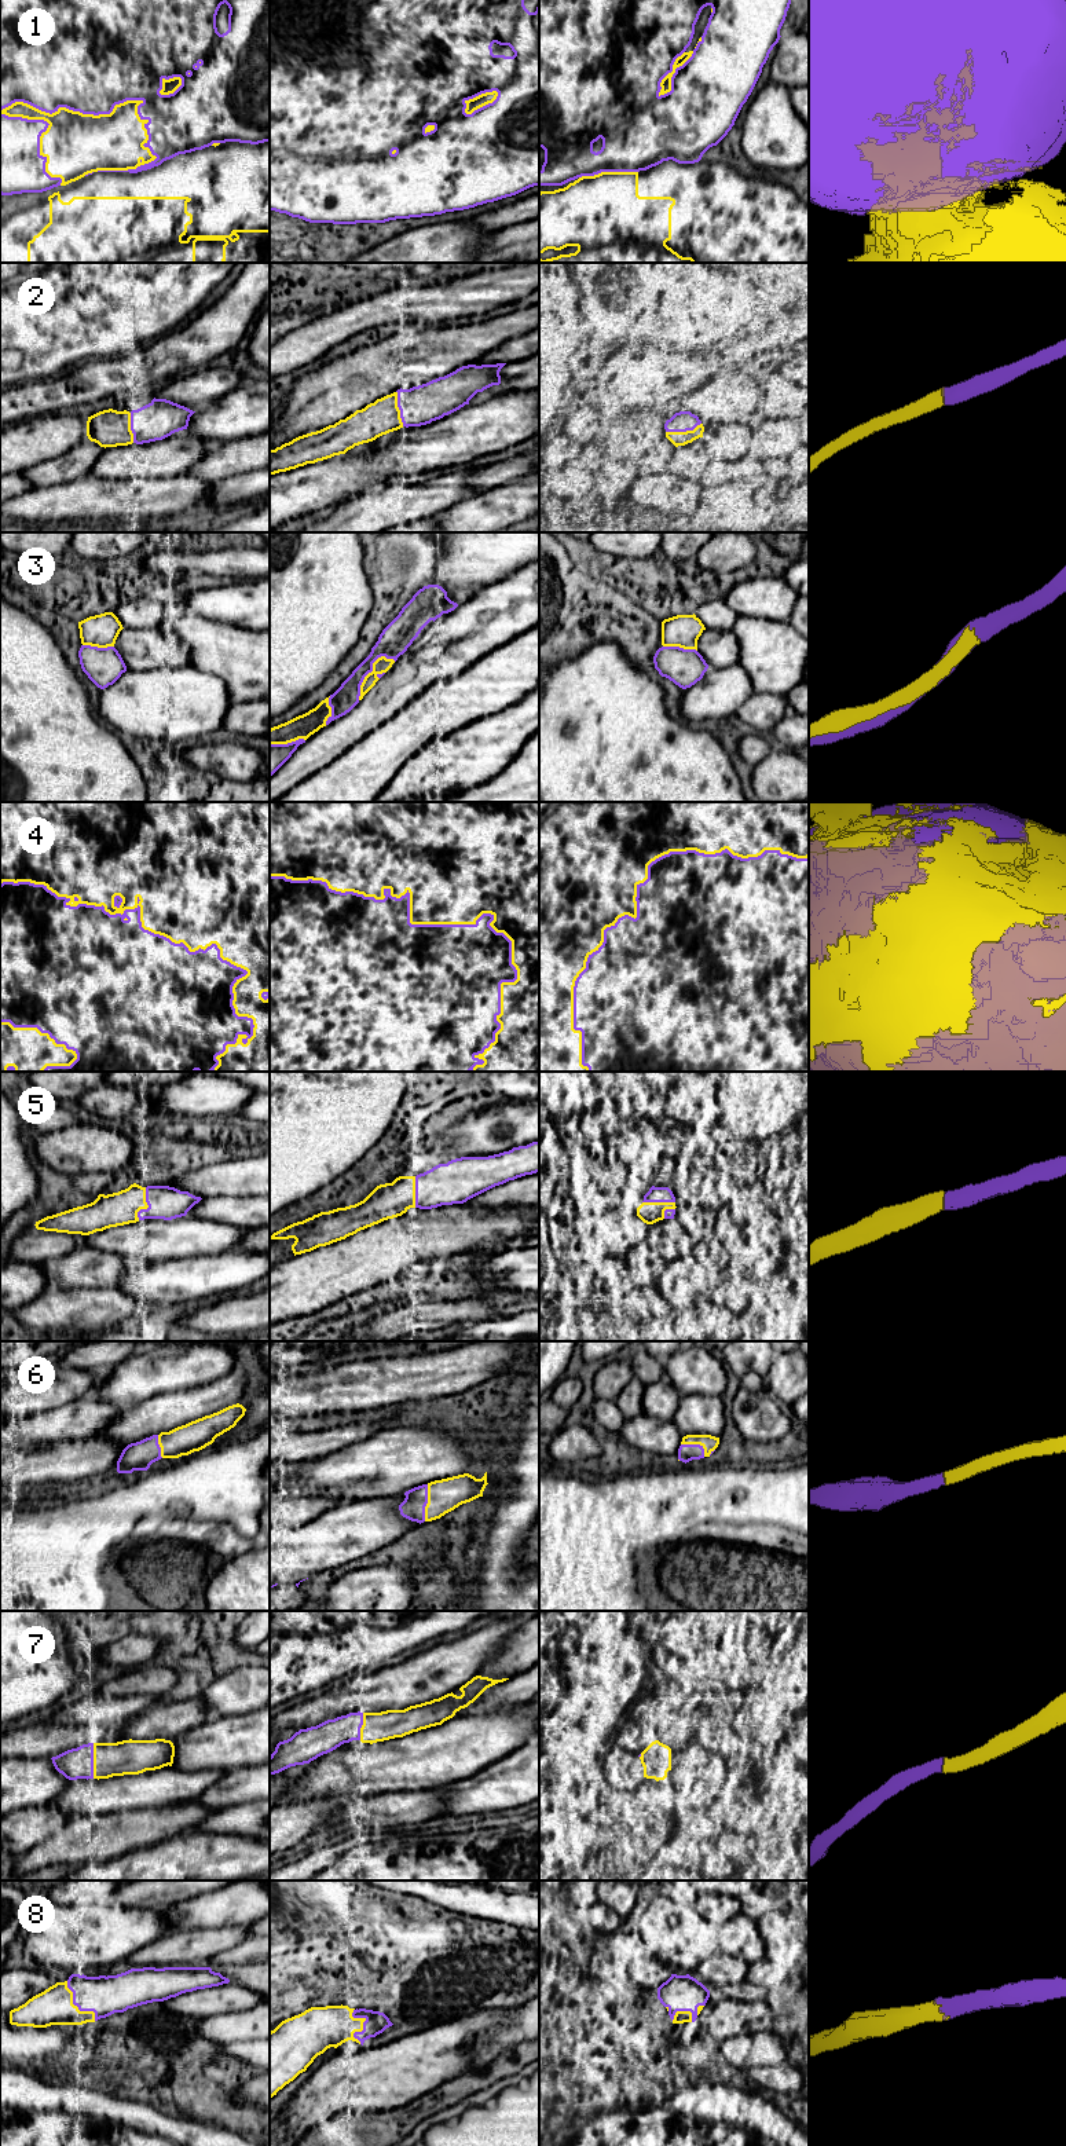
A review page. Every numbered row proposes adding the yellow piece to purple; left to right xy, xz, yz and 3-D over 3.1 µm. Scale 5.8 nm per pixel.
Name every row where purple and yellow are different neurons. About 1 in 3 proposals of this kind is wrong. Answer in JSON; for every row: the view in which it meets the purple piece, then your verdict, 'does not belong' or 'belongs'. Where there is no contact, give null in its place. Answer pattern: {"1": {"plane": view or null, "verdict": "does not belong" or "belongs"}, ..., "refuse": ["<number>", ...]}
{"1": {"plane": "xy", "verdict": "does not belong"}, "2": {"plane": "yz", "verdict": "belongs"}, "3": {"plane": "xz", "verdict": "does not belong"}, "4": {"plane": "xy", "verdict": "belongs"}, "5": {"plane": "xy", "verdict": "belongs"}, "6": {"plane": "xz", "verdict": "belongs"}, "7": {"plane": "xy", "verdict": "belongs"}, "8": {"plane": "xy", "verdict": "belongs"}, "refuse": ["1", "3"]}

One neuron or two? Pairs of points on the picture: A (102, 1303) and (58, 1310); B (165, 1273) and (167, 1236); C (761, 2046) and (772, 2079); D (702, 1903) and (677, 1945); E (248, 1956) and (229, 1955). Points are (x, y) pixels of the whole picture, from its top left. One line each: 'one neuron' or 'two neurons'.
A: one neuron
B: two neurons
C: two neurons
D: two neurons
E: one neuron

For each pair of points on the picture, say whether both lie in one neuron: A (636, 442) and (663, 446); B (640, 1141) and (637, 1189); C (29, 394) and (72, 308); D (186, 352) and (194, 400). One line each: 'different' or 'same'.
A: different
B: same
C: different
D: different

